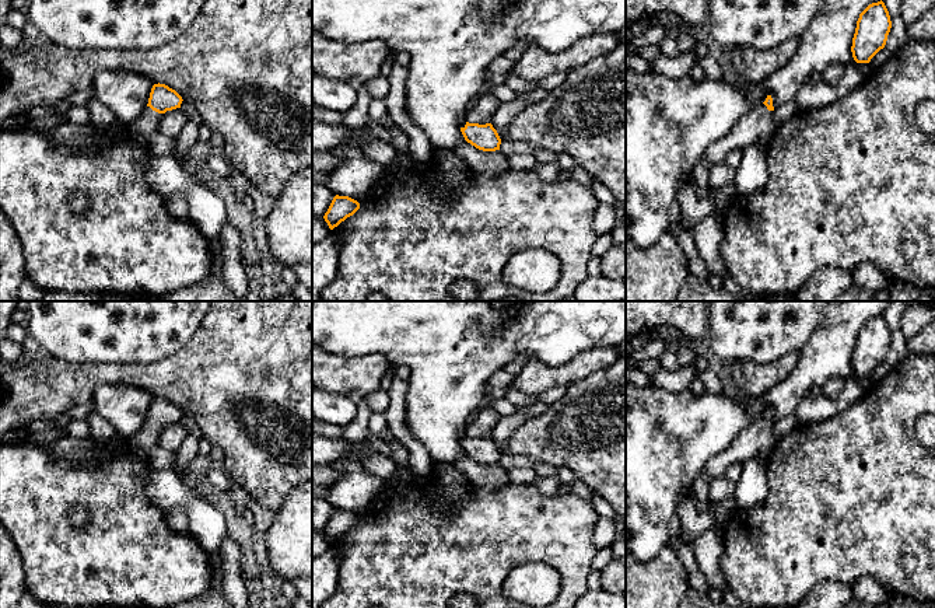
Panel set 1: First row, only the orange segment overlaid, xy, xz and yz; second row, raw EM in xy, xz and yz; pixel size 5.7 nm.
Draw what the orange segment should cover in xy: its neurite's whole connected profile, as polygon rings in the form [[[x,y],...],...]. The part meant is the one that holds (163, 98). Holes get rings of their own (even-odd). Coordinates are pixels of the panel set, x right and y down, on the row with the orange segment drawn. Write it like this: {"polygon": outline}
{"polygon": [[[154,84],[150,92],[148,104],[139,118],[127,126],[132,134],[147,141],[157,132],[158,123],[167,111],[181,108],[182,97],[165,84]]]}

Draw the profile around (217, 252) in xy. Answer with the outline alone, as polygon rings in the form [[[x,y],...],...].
[[[218,240],[217,244],[211,248],[211,256],[213,256],[213,265],[209,276],[214,273],[221,273],[223,270],[224,249],[223,249],[223,244]]]

